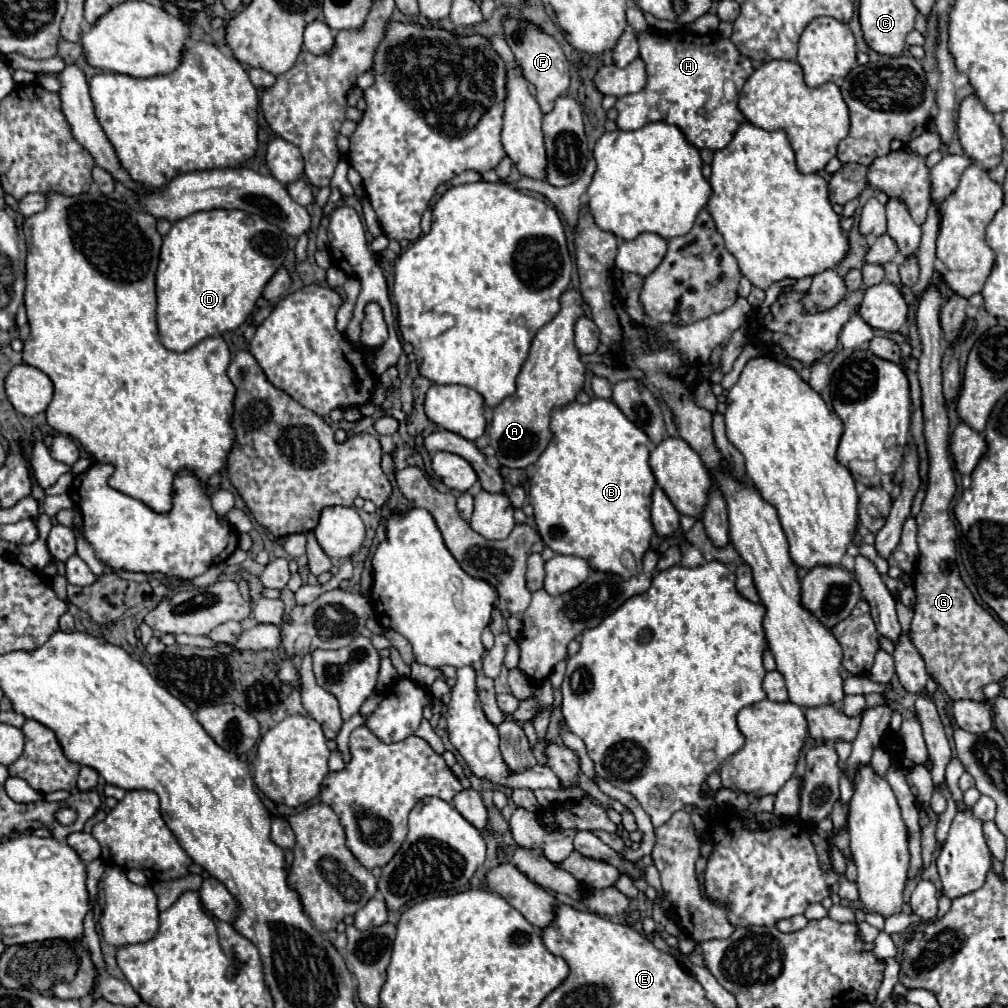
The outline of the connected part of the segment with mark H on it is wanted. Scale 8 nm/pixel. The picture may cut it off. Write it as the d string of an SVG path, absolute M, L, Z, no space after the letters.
M644 32L638 34L638 44L640 58L646 64L648 82L644 90L616 102L618 128L636 130L650 122L666 122L678 126L698 150L722 150L732 140L736 128L746 120L734 100L724 100L724 82L730 78L736 84L736 90L740 90L754 72L752 62L744 58L730 40L724 40L718 34L684 32L682 36L678 32Z

